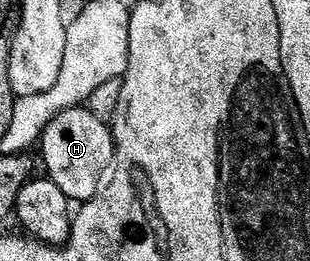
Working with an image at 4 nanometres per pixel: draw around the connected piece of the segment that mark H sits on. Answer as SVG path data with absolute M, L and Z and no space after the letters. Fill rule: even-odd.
M85 106L60 113L46 127L40 140L40 152L46 162L45 174L71 201L91 199L114 160L114 133L107 123L93 115Z

